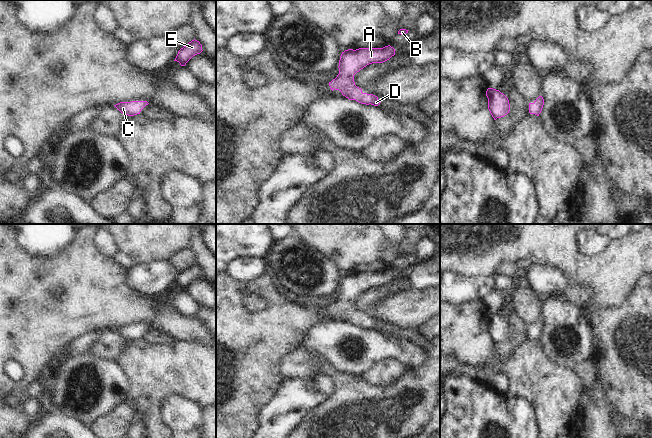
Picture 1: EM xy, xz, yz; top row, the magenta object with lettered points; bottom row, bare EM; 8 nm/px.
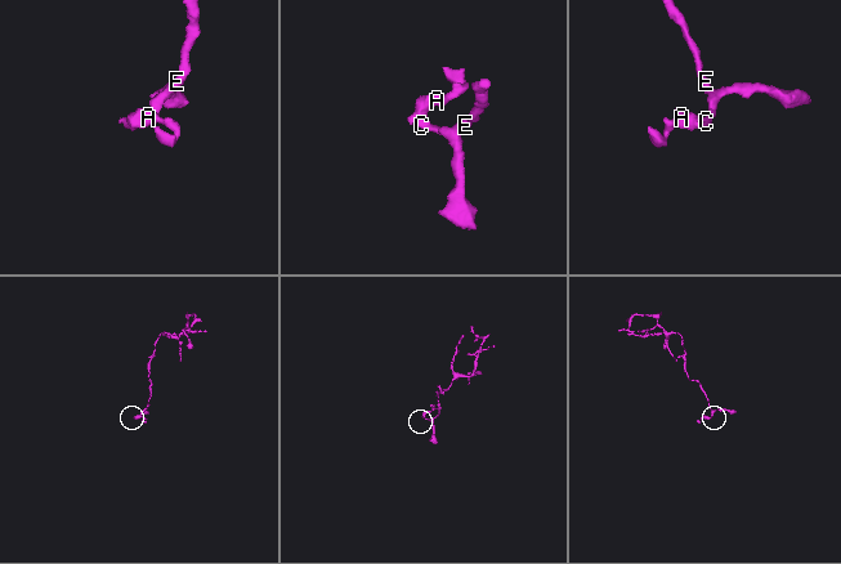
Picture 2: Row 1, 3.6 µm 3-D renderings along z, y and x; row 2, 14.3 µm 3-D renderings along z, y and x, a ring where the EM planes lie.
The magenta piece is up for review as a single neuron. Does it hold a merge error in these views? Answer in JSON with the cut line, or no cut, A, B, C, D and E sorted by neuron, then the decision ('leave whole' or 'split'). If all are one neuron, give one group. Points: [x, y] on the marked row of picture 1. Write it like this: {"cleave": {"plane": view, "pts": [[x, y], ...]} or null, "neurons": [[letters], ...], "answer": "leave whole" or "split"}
{"cleave": null, "neurons": [["A", "B", "C", "D", "E"]], "answer": "leave whole"}

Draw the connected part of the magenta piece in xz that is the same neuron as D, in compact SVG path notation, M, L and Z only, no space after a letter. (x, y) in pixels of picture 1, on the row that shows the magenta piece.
M390 45L383 48L348 49L342 52L339 60L339 74L329 82L331 90L339 90L349 100L361 104L378 106L381 102L373 94L363 93L354 82L354 75L372 63L383 63L395 55L395 49Z

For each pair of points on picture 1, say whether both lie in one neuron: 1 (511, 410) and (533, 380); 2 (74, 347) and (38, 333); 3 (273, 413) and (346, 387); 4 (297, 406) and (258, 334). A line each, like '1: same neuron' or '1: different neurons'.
1: different neurons
2: different neurons
3: different neurons
4: different neurons

